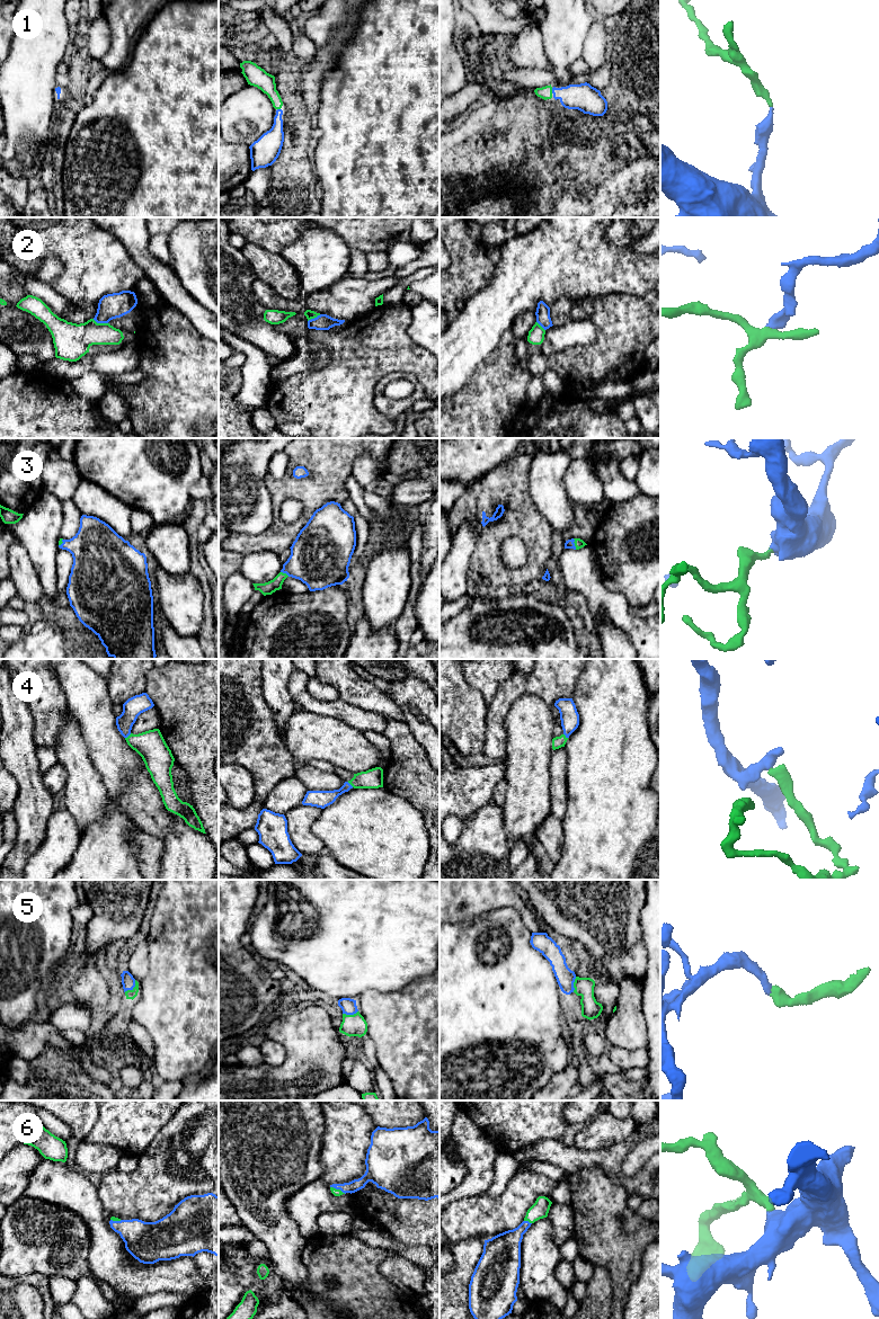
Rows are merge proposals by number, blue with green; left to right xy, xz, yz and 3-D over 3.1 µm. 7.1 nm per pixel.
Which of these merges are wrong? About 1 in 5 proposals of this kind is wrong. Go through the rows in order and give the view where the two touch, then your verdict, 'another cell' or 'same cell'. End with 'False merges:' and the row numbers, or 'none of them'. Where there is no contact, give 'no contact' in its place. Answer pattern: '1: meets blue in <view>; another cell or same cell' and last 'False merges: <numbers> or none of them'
1: meets blue in yz; same cell
2: meets blue in xy; another cell
3: meets blue in yz; same cell
4: meets blue in xy; same cell
5: meets blue in xy; same cell
6: meets blue in xz; same cell
False merges: 2

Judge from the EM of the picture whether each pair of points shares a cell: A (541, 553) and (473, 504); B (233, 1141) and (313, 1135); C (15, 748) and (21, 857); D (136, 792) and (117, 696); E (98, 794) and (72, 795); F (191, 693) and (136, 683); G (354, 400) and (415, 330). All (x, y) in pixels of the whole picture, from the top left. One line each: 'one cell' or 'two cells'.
A: one cell
B: one cell
C: one cell
D: two cells
E: one cell
F: two cells
G: two cells

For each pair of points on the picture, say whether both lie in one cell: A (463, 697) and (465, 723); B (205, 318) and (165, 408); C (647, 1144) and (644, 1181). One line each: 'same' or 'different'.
A: same
B: different
C: different

